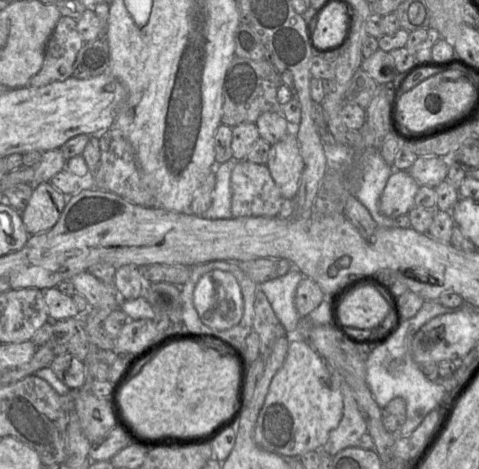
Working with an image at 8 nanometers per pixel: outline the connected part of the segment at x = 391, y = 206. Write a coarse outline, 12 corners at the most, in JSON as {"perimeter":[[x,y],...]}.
{"perimeter":[[394,170],[380,197],[393,219],[414,207],[419,187],[408,171]]}

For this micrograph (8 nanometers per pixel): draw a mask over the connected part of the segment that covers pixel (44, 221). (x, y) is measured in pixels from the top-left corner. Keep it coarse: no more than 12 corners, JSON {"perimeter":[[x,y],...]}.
{"perimeter":[[35,186],[20,213],[28,234],[53,228],[67,196]]}

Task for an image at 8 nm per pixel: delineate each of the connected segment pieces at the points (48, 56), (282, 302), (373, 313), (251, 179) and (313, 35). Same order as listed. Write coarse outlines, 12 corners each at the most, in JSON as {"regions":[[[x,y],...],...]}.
{"regions":[[[61,16],[47,42],[42,67],[26,86],[71,77],[85,42],[77,20]],[[292,268],[259,284],[288,335],[300,336]],[[372,284],[351,292],[339,306],[347,325],[373,327],[389,313]],[[266,165],[231,172],[233,218],[275,217],[284,202]],[[339,3],[320,8],[308,32],[314,50],[339,43],[345,11]]]}

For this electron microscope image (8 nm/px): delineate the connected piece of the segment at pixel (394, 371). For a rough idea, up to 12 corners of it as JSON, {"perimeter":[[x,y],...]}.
{"perimeter":[[425,301],[365,360],[366,383],[384,409],[407,405],[398,436],[408,437],[447,390],[414,361],[412,341],[451,310]]}

